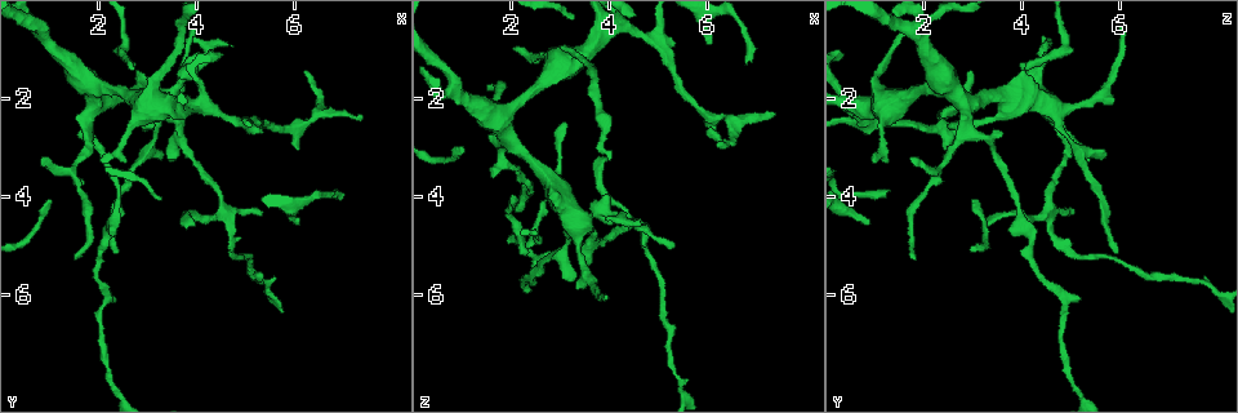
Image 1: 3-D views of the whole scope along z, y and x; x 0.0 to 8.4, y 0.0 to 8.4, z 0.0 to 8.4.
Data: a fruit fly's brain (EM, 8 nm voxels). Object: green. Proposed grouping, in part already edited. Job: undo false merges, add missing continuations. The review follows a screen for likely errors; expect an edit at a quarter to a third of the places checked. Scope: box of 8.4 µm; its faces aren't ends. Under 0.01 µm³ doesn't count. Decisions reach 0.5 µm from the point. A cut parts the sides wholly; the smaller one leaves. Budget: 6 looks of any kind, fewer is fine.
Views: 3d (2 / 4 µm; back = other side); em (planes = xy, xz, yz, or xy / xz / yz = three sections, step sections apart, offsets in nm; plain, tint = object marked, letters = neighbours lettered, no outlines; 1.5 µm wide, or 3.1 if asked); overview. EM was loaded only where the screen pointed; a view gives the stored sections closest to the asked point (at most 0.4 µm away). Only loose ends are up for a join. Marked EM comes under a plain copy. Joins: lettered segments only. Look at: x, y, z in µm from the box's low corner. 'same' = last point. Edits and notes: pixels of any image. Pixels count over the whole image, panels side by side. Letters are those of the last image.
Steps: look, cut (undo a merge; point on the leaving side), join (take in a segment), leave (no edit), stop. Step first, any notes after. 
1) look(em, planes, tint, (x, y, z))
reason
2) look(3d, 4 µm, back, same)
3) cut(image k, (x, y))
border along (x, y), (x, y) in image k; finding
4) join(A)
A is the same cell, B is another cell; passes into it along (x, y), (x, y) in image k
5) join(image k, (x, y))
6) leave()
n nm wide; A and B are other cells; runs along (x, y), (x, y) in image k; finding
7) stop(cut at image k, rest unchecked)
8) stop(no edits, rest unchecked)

look(3d, 2 µm, (4.75, 0.95, 4.55))
an open end

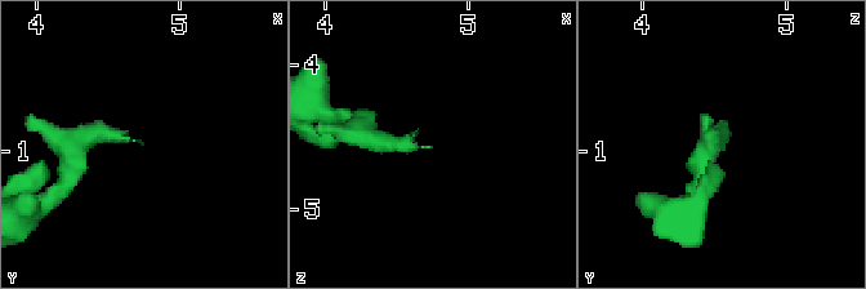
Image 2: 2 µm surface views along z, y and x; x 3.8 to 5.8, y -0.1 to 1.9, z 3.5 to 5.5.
look(em, planes, letters, (4.74, 0.94, 4.60))
need the tissue

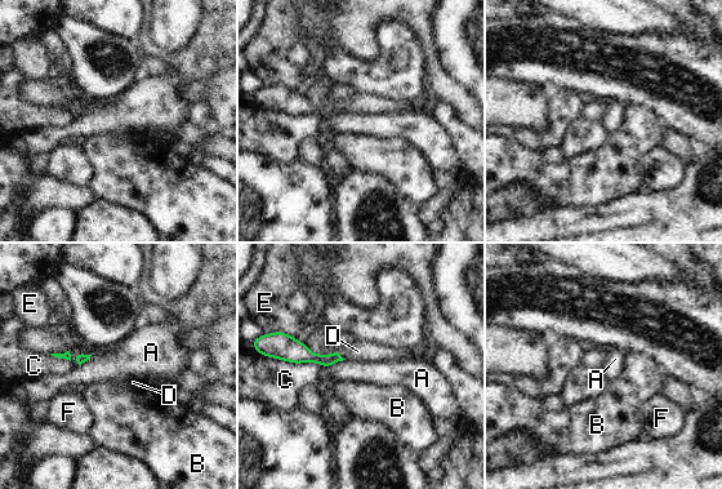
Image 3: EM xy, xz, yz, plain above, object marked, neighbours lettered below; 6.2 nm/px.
join(image 3, (357, 351))
D is the same cell, A, B, C, E and F are other cells; passes into it along (301, 352), (341, 356), (357, 351) in image 3; the neuron continues

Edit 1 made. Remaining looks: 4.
look(overview)
redraw

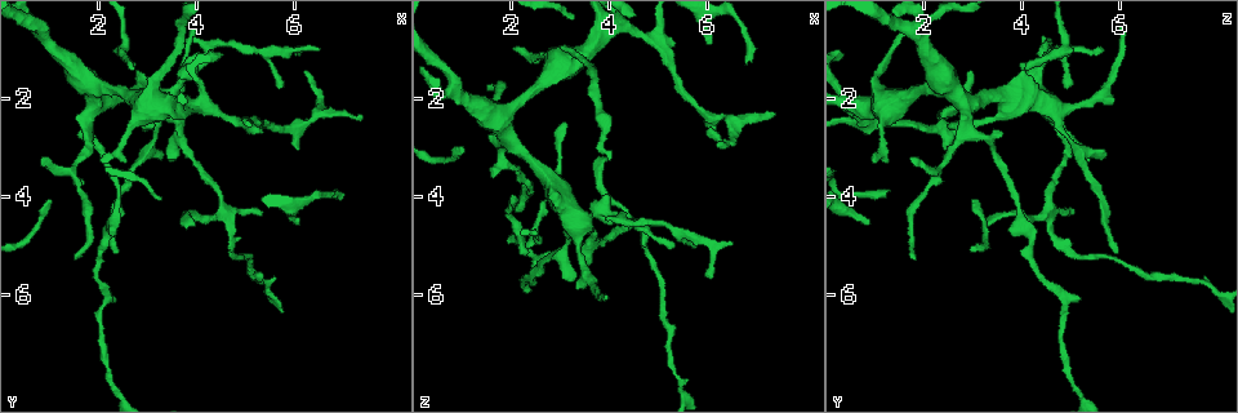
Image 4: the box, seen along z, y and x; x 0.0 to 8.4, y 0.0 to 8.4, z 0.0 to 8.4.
look(em, planes, letters, (2.75, 1.40, 4.05))
thin end

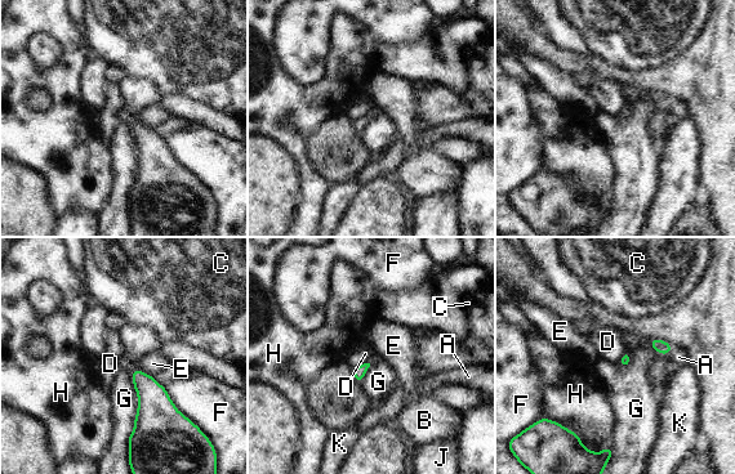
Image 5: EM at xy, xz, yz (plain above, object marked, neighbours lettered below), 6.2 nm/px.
leave()
A, B, C, D, E, F, G, H, J and K are other cells; border along (369, 362), (352, 369) in image 5; none of them fits

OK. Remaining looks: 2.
stop(join at image 3, rest unchecked)

